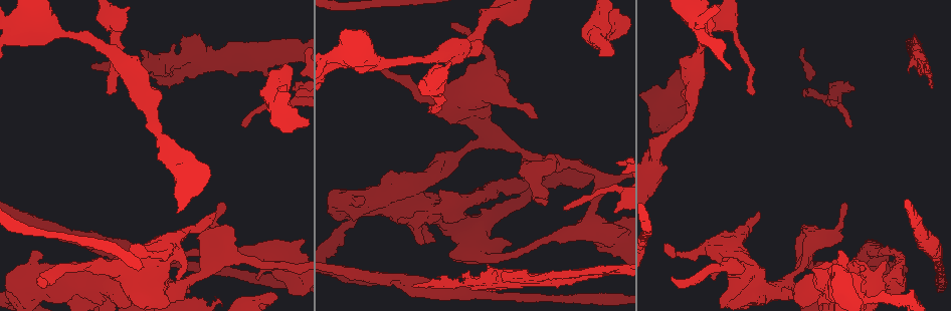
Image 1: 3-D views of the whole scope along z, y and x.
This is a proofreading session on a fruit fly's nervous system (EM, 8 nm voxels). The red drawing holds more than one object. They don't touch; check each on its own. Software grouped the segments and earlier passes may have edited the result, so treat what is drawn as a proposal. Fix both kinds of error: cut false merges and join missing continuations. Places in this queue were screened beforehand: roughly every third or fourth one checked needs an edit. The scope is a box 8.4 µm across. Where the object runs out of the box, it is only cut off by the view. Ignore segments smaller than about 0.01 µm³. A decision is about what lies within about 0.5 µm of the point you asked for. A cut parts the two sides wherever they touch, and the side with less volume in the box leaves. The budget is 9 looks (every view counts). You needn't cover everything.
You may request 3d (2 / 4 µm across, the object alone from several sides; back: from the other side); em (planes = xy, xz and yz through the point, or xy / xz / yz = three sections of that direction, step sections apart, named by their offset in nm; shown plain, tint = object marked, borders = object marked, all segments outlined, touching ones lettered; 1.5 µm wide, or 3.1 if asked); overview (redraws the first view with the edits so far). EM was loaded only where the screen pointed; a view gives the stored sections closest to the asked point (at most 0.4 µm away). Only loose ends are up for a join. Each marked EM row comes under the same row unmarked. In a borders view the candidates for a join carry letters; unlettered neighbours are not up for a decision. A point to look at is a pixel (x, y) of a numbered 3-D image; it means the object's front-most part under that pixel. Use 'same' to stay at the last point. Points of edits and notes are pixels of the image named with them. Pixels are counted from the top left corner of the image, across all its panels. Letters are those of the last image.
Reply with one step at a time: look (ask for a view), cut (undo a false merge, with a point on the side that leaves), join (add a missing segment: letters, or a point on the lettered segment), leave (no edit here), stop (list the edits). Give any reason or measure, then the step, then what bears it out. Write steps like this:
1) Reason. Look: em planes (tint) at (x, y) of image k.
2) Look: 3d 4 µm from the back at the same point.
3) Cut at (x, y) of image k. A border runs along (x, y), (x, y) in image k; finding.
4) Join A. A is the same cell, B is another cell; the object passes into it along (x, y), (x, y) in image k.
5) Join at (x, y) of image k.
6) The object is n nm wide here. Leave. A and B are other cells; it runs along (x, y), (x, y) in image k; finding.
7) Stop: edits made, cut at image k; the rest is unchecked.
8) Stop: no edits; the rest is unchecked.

Thick turns thin. Look: 3d 2 µm at (438, 58) of image 1.

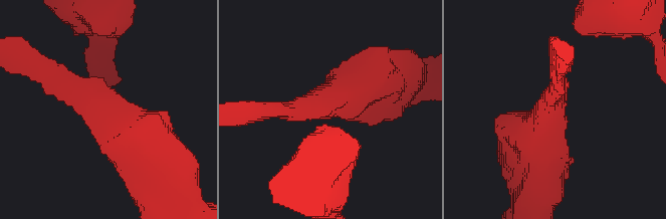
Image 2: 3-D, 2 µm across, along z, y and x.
The arms are 190, 400 nm wide. Look: em planes (tint) at (99, 106) of image 2.

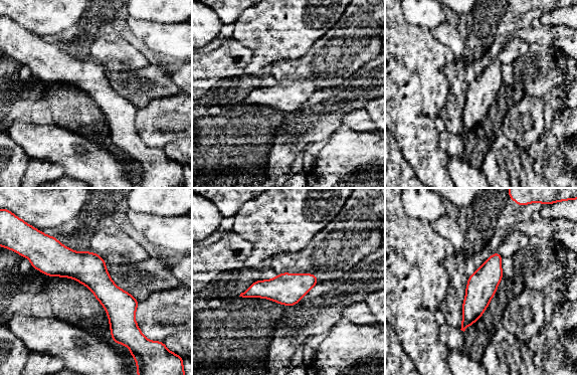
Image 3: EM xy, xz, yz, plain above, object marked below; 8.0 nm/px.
Look: em planes (borders) at the same point.

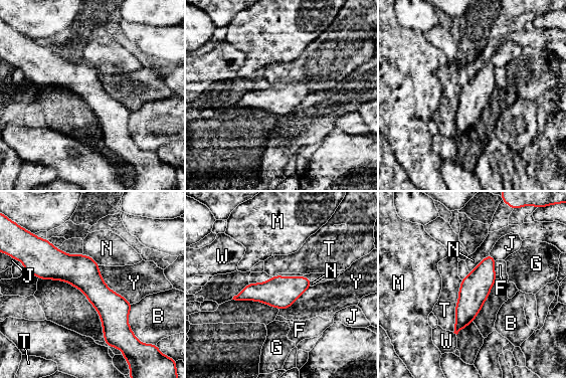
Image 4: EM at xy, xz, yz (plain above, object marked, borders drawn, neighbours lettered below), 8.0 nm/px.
The object is 240 nm wide here. Leave. B, F, G, J, M, N, T, W and Y are other cells; continuous, no second neuron.

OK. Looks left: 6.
Thin end. Look: em xy step 8 (tint) at (427, 111) of image 1.

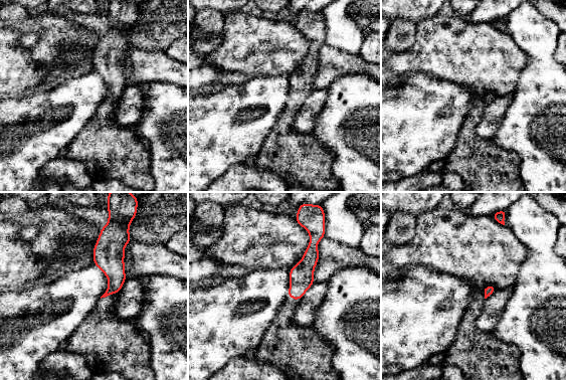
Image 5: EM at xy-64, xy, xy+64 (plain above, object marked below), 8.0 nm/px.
Another direction. Look: em planes (borders) at the same point.

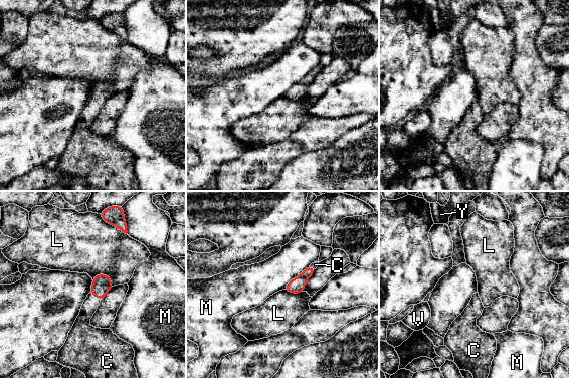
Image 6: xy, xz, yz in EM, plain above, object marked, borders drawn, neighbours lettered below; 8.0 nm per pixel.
The object is 120 nm wide here. Join C. C is the same cell, L, M, V and Y are other cells; the object passes into it along (102, 284), (96, 297), (82, 325) in image 6; the neuron continues.

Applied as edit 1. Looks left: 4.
Branch stops here. Look: em yz step 4 (borders) at (715, 279) of image 1.

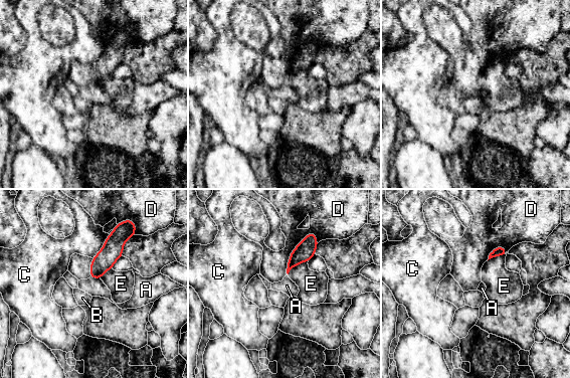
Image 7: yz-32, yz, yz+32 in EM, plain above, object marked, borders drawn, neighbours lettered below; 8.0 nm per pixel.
Another direction. Look: em planes (borders) at the same point.

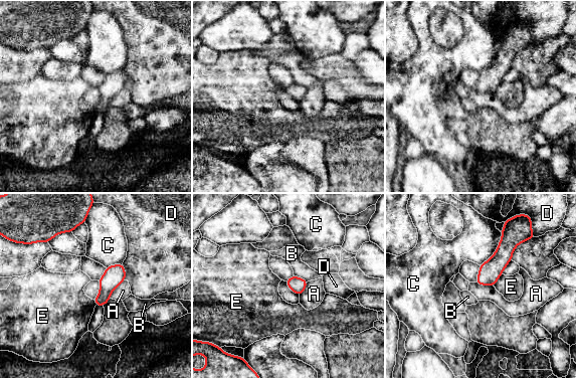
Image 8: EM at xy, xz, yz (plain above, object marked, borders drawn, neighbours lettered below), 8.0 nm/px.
The object is 110 nm wide here; the longest contact is with C, 260 nm. Leave. A, B, C, D and E are other cells; none of them fits.

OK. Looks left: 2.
Stops while still wide. Look: 3d 2 µm at (611, 53) of image 1.

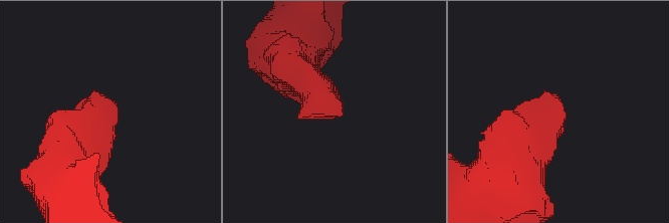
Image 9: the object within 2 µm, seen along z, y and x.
Now the EM. Look: em planes (borders) at (556, 107) of image 9.

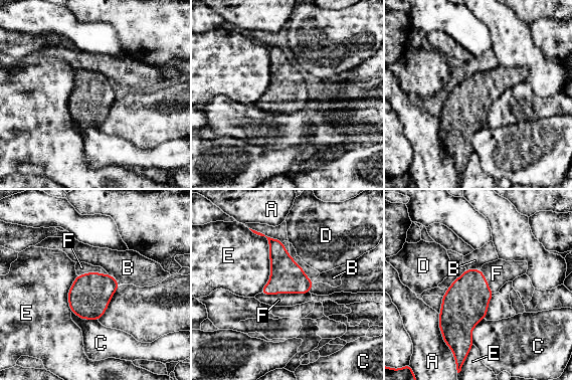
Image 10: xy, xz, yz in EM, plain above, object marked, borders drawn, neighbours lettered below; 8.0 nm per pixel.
Join F. F is the same cell, A, B, C, D and E are other cells; the object passes into it along (287, 276), (284, 293), (278, 300) in image 10; the neuron continues.

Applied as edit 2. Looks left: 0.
Stop: edits made, join at image 6, join at image 10; the rest is unchecked.

